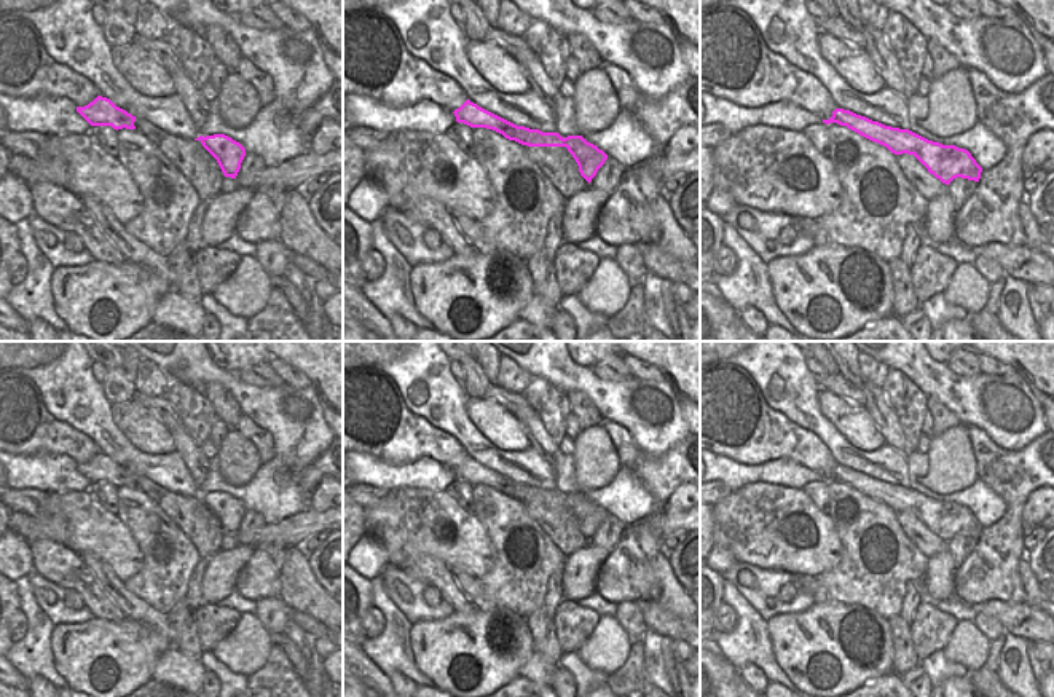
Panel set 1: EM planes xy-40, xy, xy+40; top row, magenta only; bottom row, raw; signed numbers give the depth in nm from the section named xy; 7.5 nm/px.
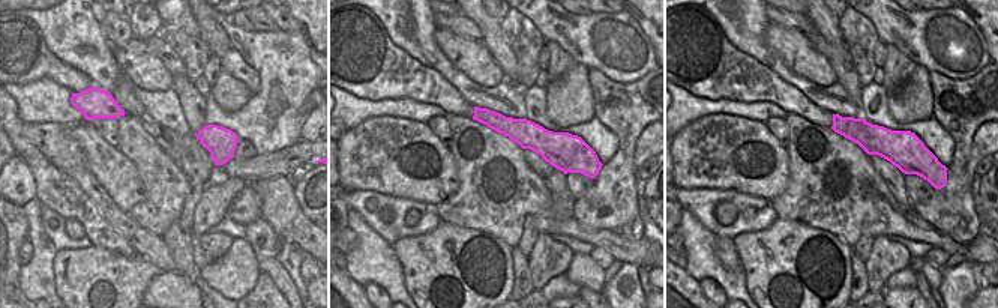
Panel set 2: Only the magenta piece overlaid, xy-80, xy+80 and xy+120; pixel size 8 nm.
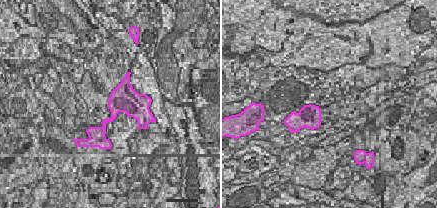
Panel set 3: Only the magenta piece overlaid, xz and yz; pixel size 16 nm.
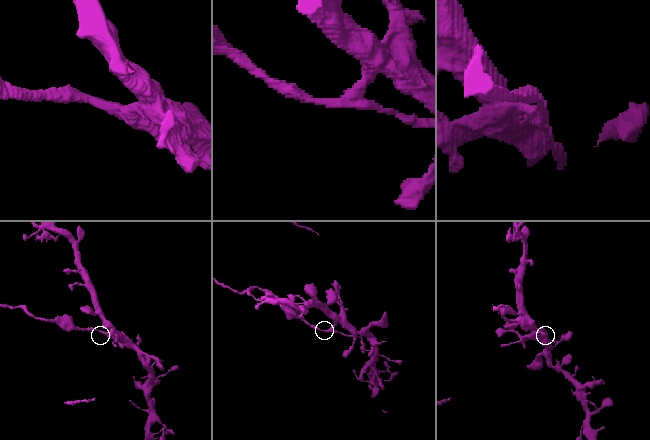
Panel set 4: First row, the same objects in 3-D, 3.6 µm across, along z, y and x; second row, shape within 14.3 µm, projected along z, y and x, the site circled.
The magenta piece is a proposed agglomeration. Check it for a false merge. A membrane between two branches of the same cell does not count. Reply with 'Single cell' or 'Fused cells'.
Fused cells

